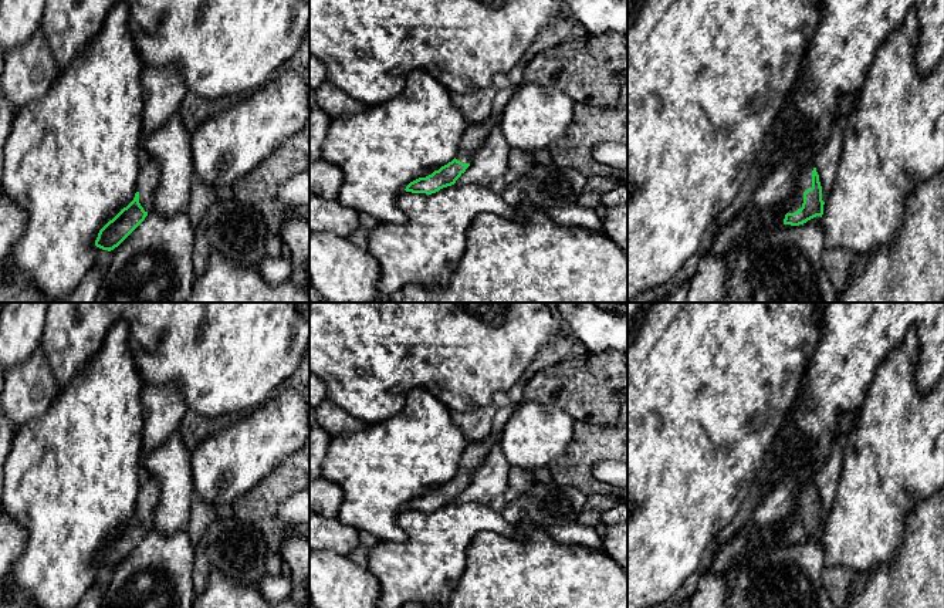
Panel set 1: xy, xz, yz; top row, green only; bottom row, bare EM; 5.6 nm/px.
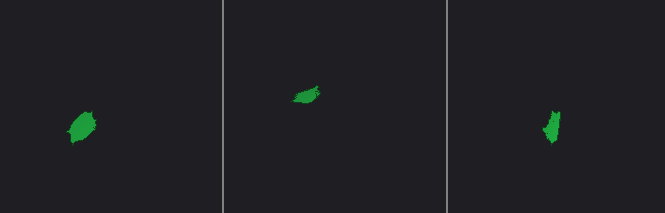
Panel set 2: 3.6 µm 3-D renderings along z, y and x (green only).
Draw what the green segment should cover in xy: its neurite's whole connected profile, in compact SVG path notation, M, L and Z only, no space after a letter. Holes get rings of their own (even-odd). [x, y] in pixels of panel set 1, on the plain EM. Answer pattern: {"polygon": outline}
{"polygon": "M142 473L135 516L99 548L95 558L97 565L114 568L153 530L153 514L159 499L159 483L152 476Z"}

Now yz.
{"polygon": "M802 480L794 513L786 517L784 543L799 544L816 534L822 536L823 523L816 486L809 480Z"}

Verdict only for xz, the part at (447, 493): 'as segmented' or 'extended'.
extended

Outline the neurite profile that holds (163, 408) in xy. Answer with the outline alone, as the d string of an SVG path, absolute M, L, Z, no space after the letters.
M177 385L142 388L142 455L165 443L182 423L187 405Z

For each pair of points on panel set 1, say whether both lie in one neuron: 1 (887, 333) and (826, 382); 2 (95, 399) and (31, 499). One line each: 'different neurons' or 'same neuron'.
1: same neuron
2: same neuron

